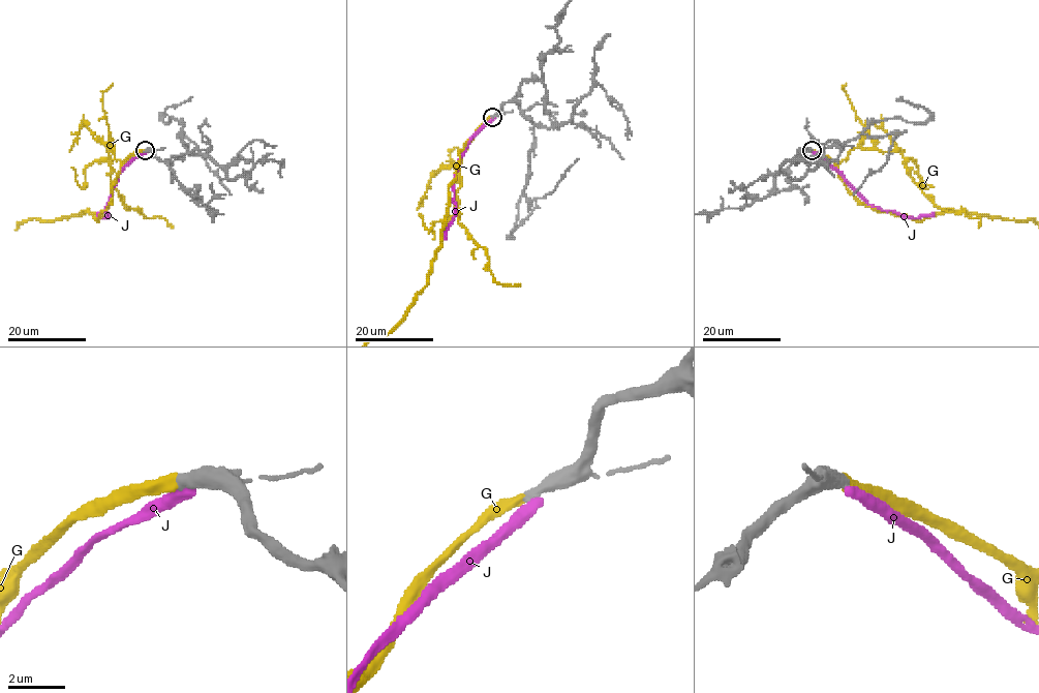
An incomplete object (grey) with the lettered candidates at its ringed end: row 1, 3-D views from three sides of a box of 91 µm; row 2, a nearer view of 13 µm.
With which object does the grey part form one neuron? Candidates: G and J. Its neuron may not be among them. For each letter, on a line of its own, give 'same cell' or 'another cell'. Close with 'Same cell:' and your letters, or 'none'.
G: same cell
J: another cell
Same cell: G

